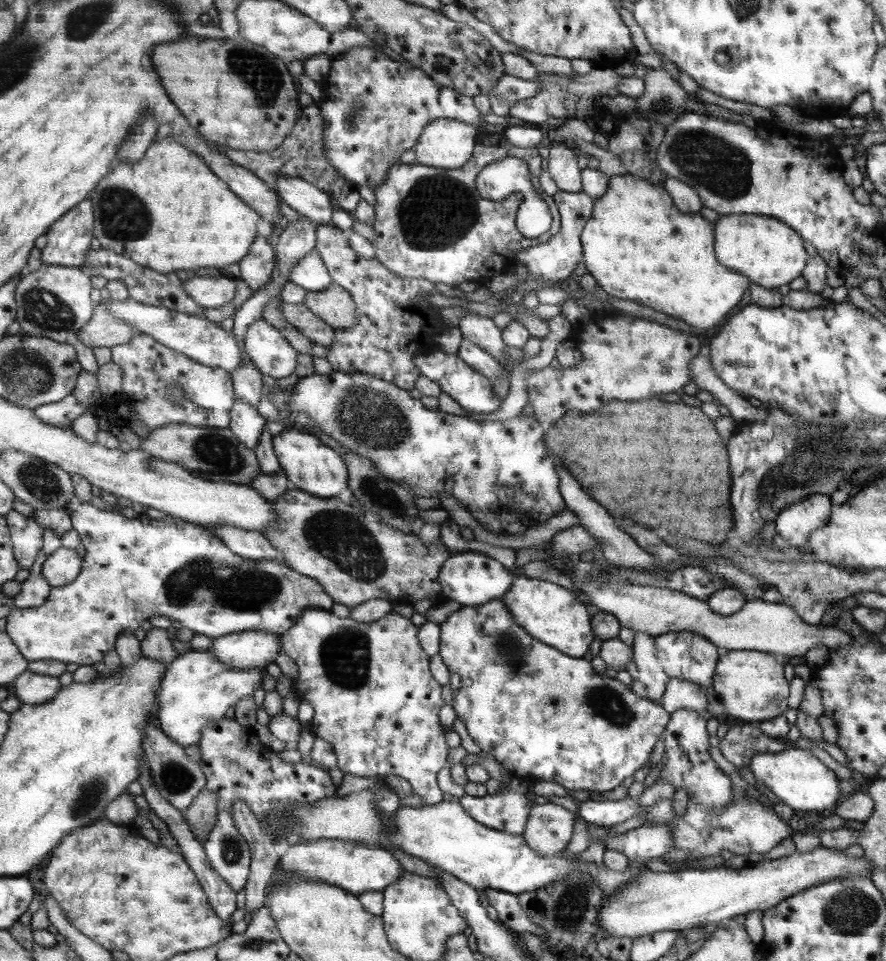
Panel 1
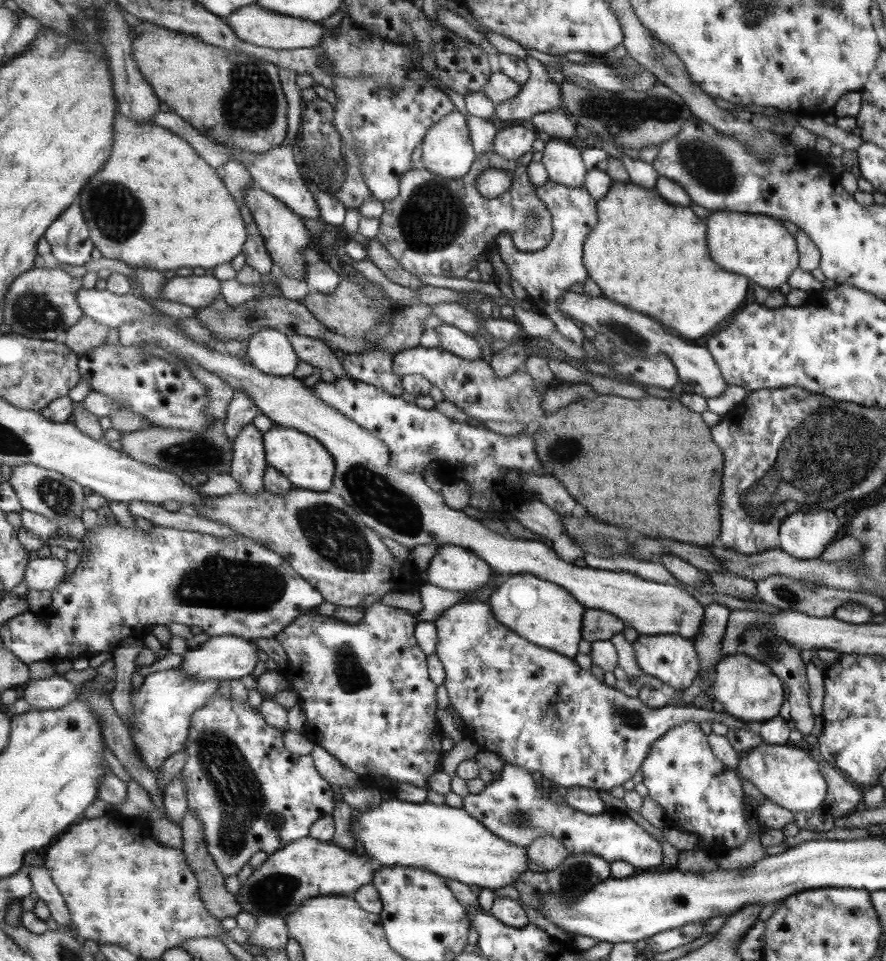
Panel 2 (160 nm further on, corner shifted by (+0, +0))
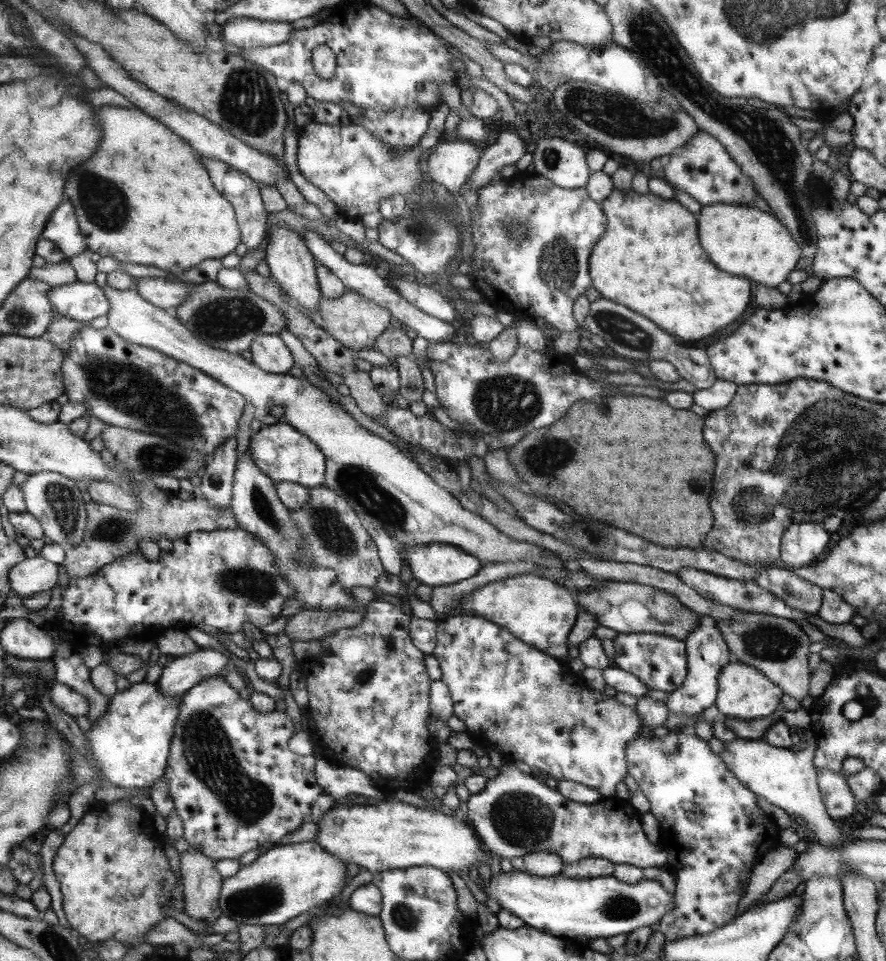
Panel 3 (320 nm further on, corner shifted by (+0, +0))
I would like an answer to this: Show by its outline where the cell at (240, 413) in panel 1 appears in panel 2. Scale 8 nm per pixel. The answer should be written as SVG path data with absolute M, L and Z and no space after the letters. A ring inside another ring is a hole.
M248 424L232 441L231 469L228 475L240 486L243 494L257 494L264 490L264 458L263 433Z

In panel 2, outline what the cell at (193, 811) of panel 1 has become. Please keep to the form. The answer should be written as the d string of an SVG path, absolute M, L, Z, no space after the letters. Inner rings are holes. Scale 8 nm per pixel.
M188 810L180 819L179 827L182 832L182 847L185 861L188 866L194 871L197 881L199 881L199 893L208 913L213 915L218 920L227 918L227 916L235 917L239 912L239 907L234 901L234 895L225 888L224 874L215 866L212 856L205 848L205 841L202 837L202 826L197 820L197 817Z

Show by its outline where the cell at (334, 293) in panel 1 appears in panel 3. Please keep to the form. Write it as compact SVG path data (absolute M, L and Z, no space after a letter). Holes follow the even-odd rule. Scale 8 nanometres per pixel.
M345 290L339 299L325 299L321 296L316 322L331 338L355 352L371 349L376 338L394 323L389 311L353 290Z

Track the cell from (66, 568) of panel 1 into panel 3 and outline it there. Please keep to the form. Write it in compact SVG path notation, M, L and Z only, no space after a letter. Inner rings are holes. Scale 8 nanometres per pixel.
M41 556L28 558L11 570L12 591L22 600L48 591L59 582L59 566Z

